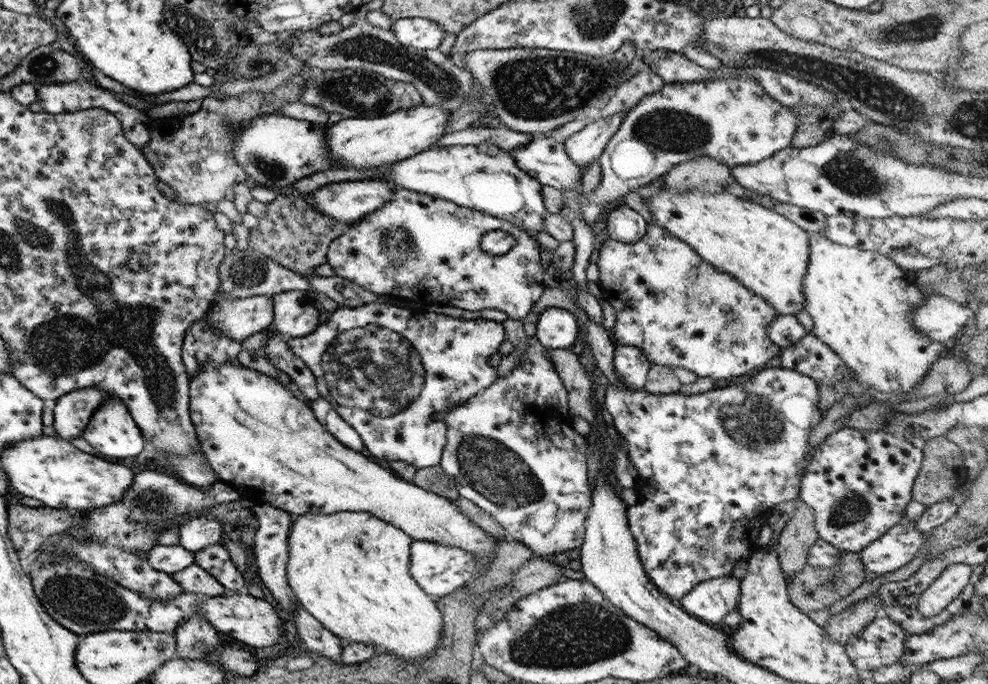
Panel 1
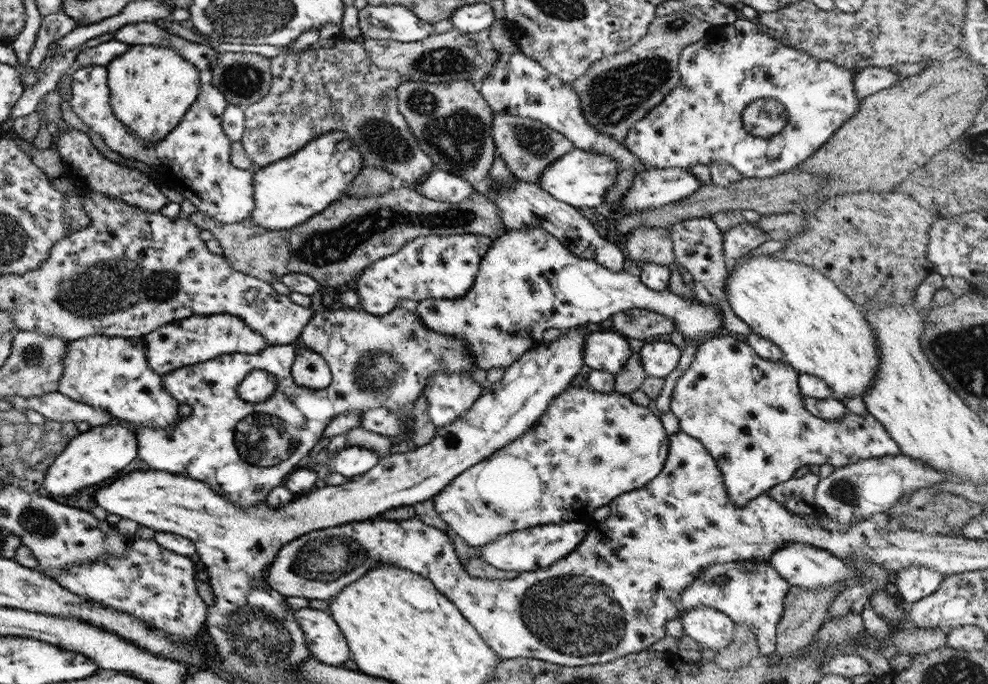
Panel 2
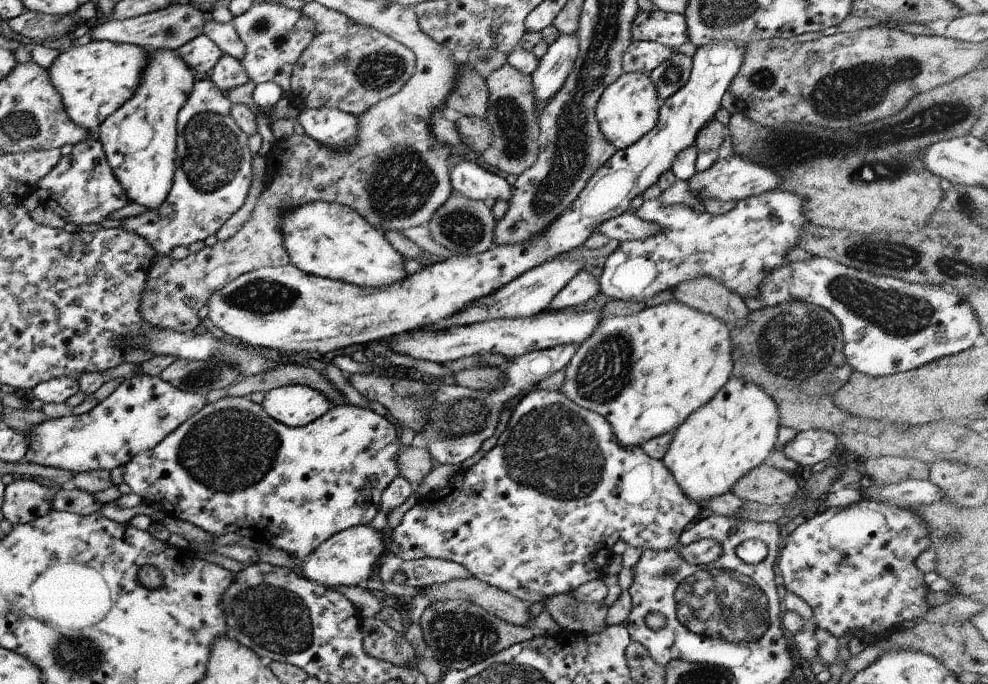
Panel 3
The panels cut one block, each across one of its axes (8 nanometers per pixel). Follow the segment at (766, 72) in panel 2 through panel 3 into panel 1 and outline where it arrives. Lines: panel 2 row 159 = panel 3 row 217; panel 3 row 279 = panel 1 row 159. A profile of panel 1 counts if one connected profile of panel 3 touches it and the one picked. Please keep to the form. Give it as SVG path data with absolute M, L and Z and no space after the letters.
M741 71L735 77L663 83L661 89L644 96L636 106L626 112L618 130L599 155L601 167L599 185L587 198L579 195L583 222L589 224L589 228L593 228L593 222L597 222L600 212L606 214L605 210L623 203L623 194L629 194L630 191L664 177L668 170L679 162L707 157L731 169L732 166L751 165L765 160L791 145L797 126L798 119L789 107L779 105L753 77L745 77Z

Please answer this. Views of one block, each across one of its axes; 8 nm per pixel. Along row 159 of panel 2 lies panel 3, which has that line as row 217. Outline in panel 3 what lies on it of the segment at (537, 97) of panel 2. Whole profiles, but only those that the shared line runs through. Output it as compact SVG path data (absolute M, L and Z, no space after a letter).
M629 211L621 213L615 218L601 222L593 232L601 232L608 239L619 241L640 241L661 232L661 228L653 222L647 222Z

